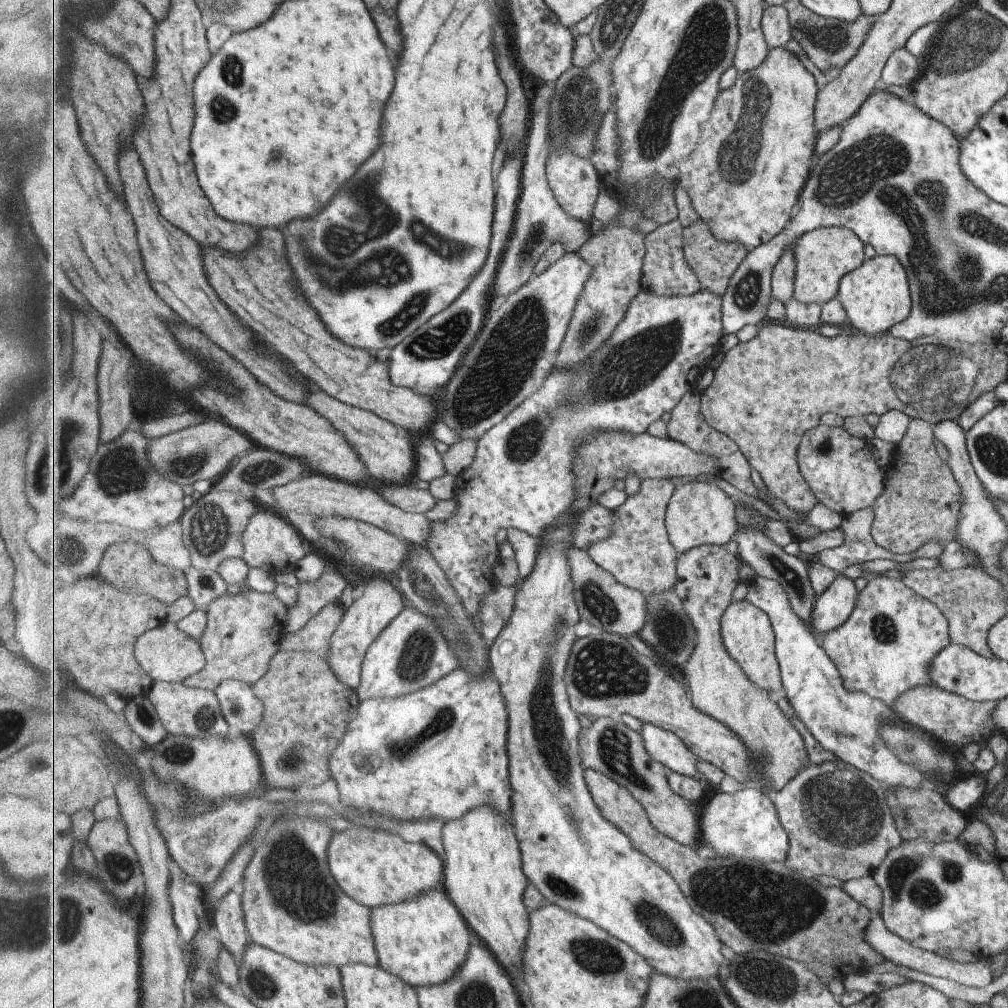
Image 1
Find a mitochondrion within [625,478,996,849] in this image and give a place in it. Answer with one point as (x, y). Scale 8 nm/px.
(671, 630)

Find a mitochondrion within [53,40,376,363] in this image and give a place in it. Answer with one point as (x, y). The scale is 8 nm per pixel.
(223, 107)

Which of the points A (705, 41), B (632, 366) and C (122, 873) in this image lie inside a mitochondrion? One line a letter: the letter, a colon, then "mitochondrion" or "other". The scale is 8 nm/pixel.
A: mitochondrion
B: mitochondrion
C: mitochondrion

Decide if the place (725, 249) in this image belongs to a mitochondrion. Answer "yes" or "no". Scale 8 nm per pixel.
no

